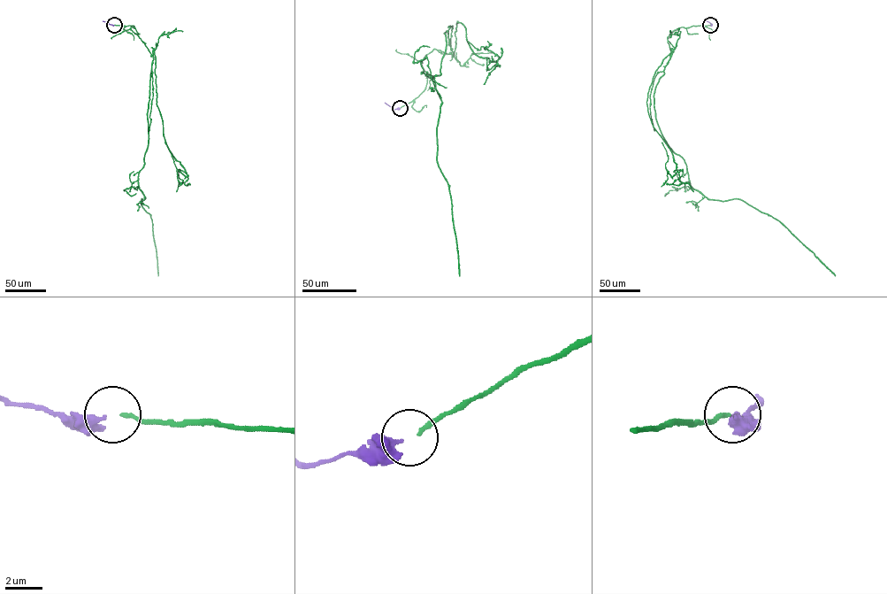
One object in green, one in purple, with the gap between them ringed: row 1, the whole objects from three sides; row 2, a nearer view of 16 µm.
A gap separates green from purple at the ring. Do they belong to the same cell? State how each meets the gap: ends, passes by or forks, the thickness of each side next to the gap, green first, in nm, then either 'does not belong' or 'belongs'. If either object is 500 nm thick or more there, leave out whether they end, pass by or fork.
green ends there; purple ends there; 220 nm thick on the green side, 320 nm on the other; belongs

